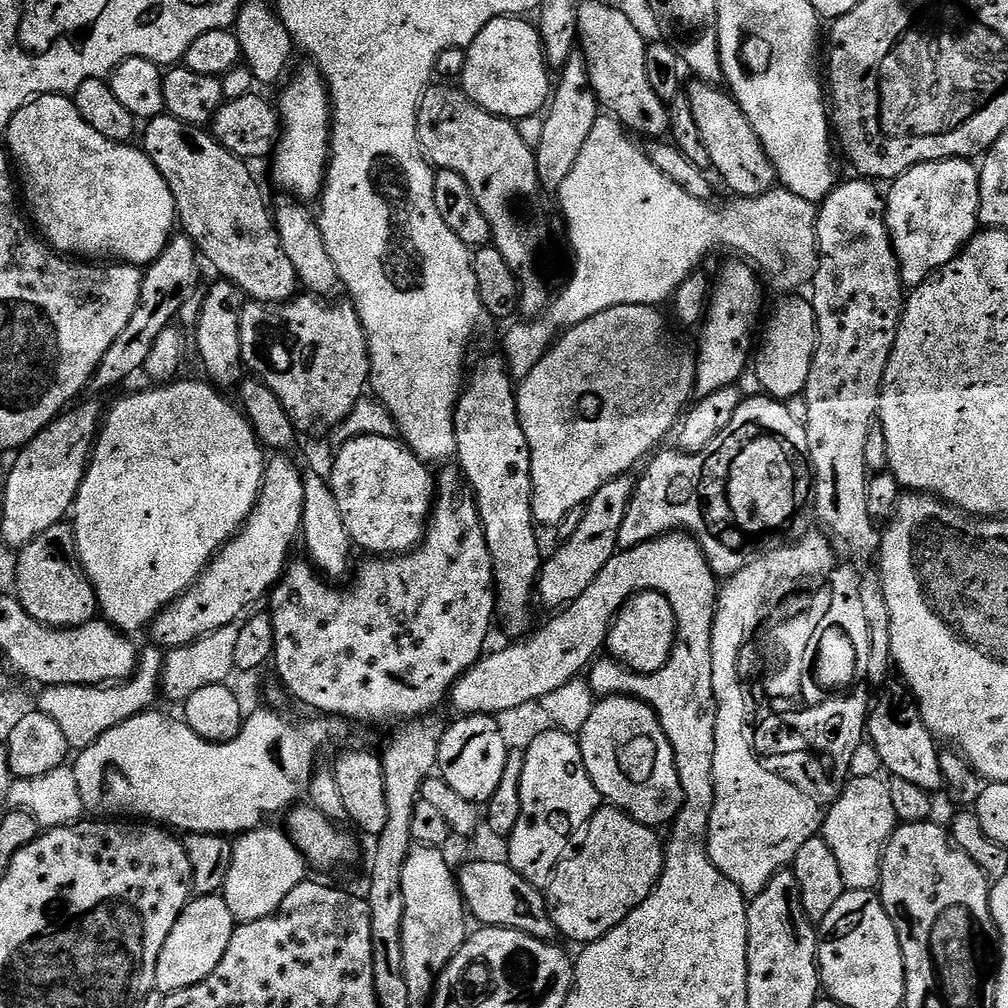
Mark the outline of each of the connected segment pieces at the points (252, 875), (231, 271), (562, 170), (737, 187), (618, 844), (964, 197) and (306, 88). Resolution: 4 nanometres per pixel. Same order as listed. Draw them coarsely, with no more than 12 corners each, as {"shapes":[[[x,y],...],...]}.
{"shapes":[[[287,831],[235,837],[222,895],[237,922],[277,915],[306,879]],[[167,114],[142,151],[183,235],[257,304],[298,292],[245,161]],[[583,55],[565,62],[534,147],[559,193],[602,114]],[[687,85],[712,168],[730,193],[771,192],[776,171],[723,87]],[[597,808],[546,889],[557,933],[610,934],[664,869],[657,829]],[[935,160],[891,181],[905,289],[976,235],[980,170]],[[297,67],[278,100],[270,163],[282,191],[315,201],[328,178],[332,97]]]}

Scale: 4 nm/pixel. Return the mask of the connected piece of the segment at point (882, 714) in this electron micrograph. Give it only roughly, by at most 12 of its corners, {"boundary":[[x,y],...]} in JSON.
{"boundary":[[907,687],[867,713],[883,771],[945,787],[941,749]]}

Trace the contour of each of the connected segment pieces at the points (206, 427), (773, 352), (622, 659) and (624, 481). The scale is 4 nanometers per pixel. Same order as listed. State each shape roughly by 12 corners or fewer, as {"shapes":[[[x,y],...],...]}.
{"shapes":[[[203,379],[107,409],[70,516],[103,619],[145,631],[264,484]],[[811,299],[773,310],[754,369],[763,391],[799,397],[816,352]],[[640,592],[617,612],[606,652],[632,672],[666,666],[677,635],[670,602]],[[636,480],[606,482],[543,561],[538,600],[559,610],[620,548]]]}

